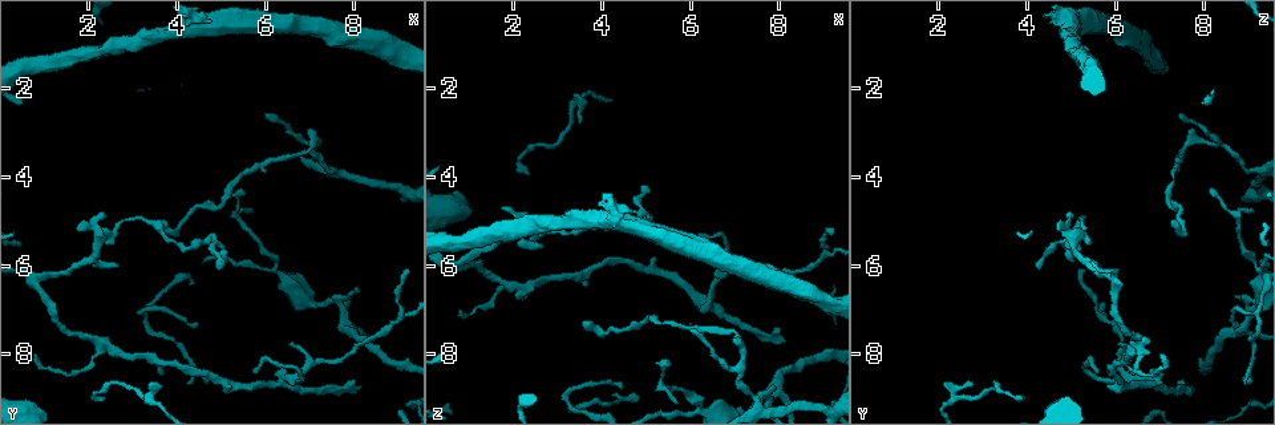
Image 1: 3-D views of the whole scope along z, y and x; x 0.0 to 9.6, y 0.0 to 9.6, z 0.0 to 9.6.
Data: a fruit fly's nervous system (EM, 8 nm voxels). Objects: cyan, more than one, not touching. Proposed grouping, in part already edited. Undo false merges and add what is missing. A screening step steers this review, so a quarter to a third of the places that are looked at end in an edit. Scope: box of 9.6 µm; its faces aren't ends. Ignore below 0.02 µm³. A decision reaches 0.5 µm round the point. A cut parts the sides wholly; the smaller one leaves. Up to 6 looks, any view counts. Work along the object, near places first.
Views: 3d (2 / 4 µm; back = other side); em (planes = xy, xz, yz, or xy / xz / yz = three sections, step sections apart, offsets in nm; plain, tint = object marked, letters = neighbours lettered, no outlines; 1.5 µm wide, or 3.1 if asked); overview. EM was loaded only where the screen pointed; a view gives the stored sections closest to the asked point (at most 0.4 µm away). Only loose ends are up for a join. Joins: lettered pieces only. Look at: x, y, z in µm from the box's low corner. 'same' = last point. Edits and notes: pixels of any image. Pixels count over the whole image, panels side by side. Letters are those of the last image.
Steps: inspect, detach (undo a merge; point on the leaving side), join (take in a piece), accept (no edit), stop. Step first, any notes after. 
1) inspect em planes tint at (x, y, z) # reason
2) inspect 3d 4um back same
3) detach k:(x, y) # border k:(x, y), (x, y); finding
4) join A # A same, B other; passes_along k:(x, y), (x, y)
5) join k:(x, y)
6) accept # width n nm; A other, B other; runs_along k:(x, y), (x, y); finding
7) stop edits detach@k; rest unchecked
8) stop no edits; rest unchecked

inspect em xz step 4 letters at (8.15, 8.75, 7.70) # tapers out

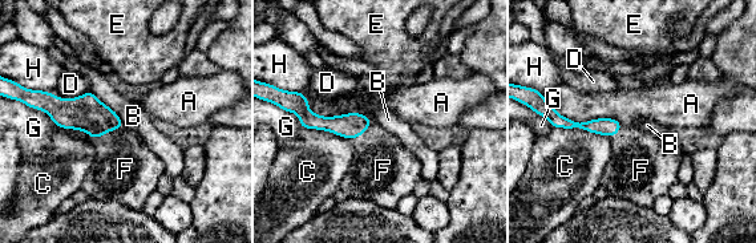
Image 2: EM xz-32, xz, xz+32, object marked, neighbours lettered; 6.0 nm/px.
join F # A other, B other, C other, D other, E other, F same, G other, H other; passes_along 2:(87, 113), (108, 132), (125, 169); the neuron continues

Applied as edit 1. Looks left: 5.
inspect 3d 2um at (4.45, 7.35, 8.80)

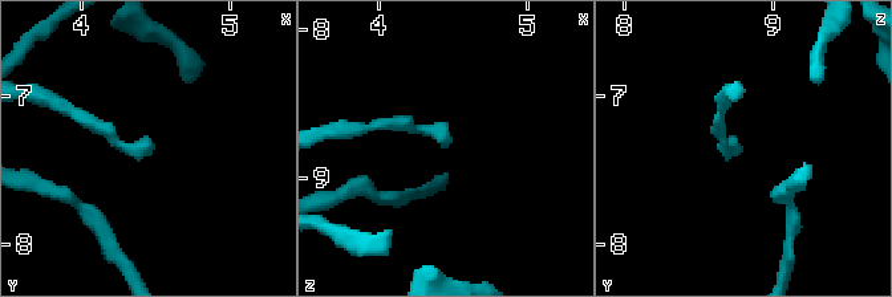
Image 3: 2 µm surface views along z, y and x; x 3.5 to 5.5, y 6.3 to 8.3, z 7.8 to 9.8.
inspect em yz step 8 letters at (4.44, 7.32, 8.78) # now the EM

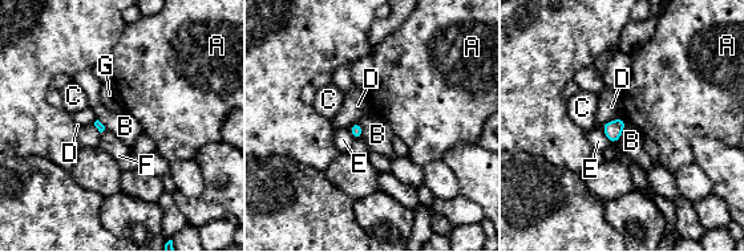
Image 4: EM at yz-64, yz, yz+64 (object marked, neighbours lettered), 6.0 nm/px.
inspect em planes letters same

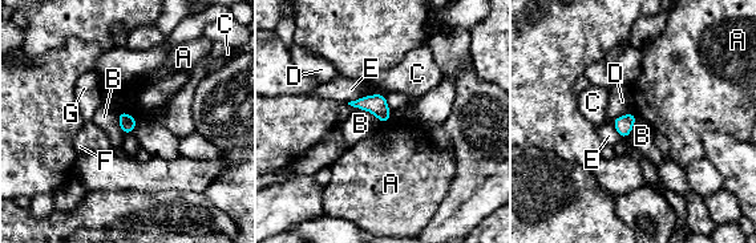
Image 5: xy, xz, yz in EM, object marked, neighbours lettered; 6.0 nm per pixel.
accept # width 100 nm; A other, B other, C other, D other, E other, F other, G other; border 5:(122, 110), (136, 118); none of them fits

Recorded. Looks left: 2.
stop edits join@2; rest unchecked

